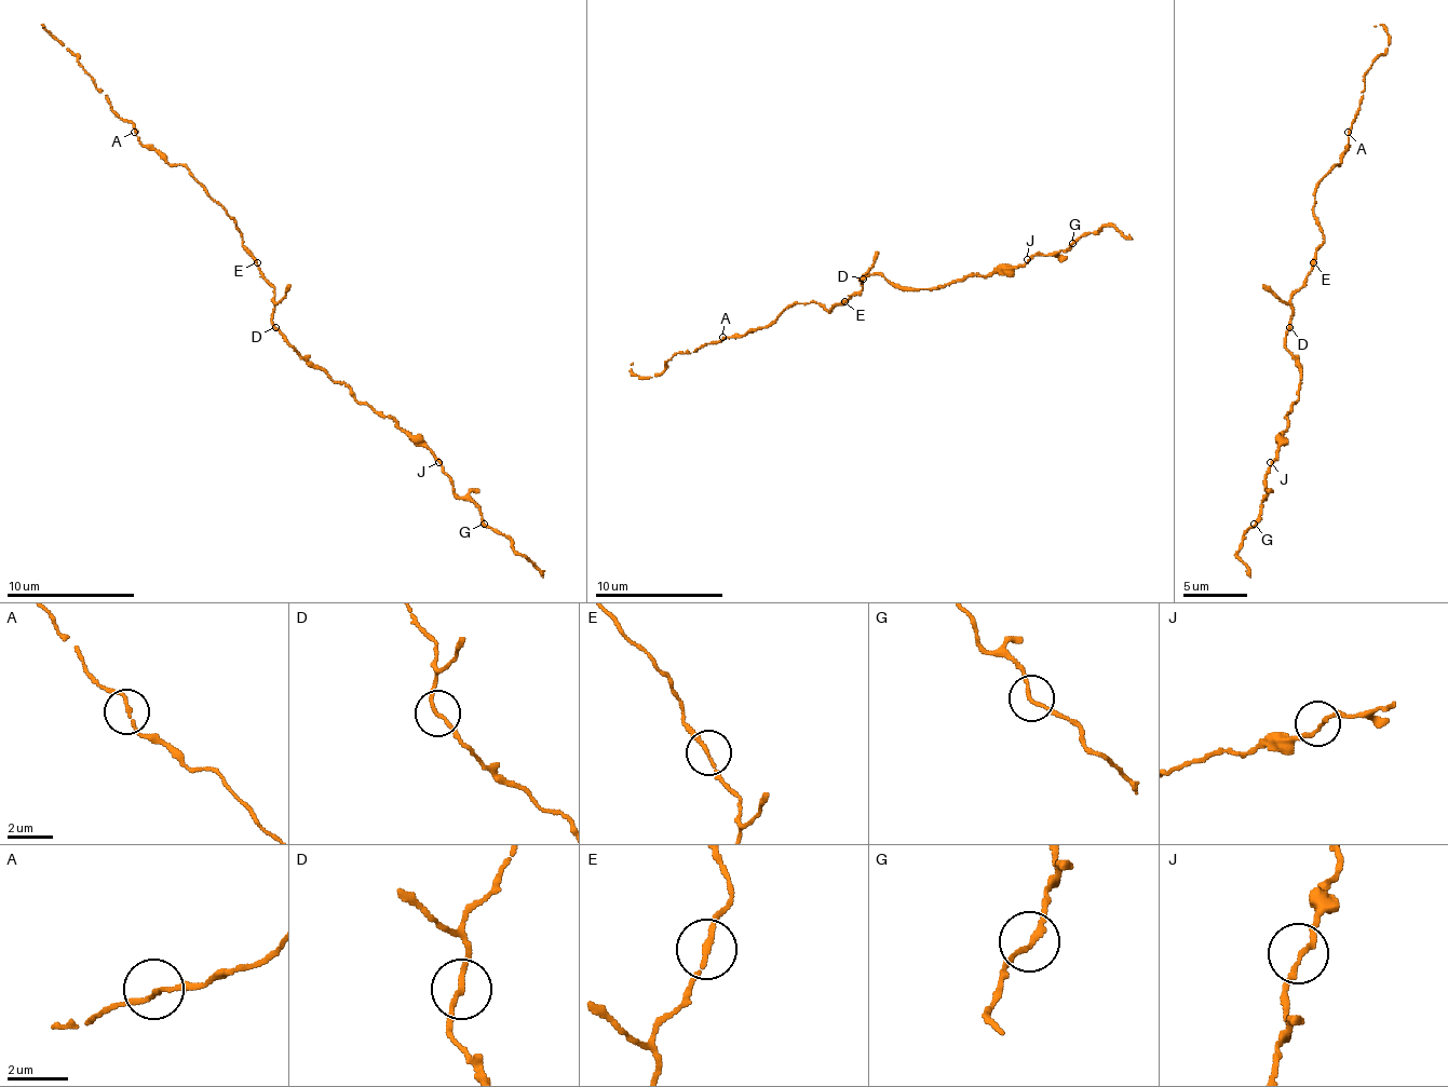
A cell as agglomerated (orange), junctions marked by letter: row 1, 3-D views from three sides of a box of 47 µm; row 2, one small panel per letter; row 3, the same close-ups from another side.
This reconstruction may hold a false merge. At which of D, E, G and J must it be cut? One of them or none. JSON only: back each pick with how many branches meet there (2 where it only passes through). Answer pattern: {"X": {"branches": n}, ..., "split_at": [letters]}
{"split_at": []}

